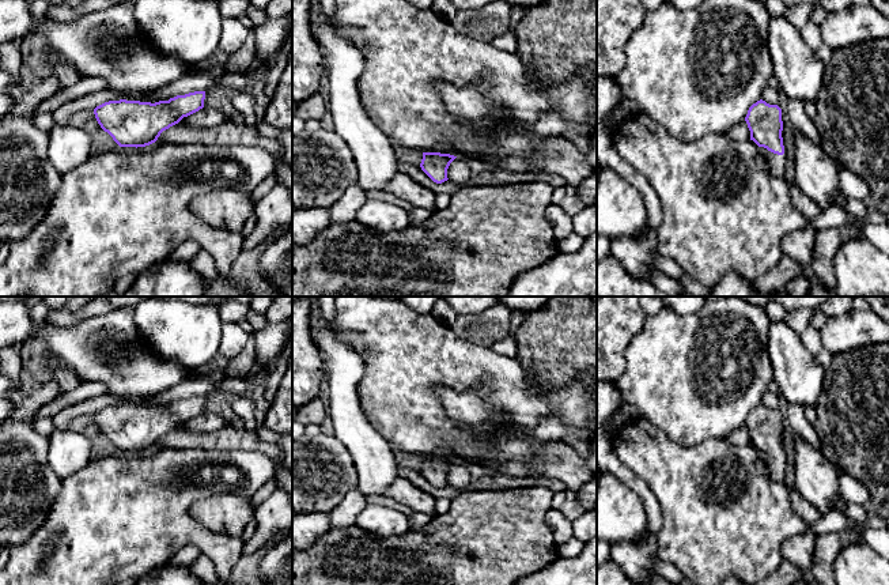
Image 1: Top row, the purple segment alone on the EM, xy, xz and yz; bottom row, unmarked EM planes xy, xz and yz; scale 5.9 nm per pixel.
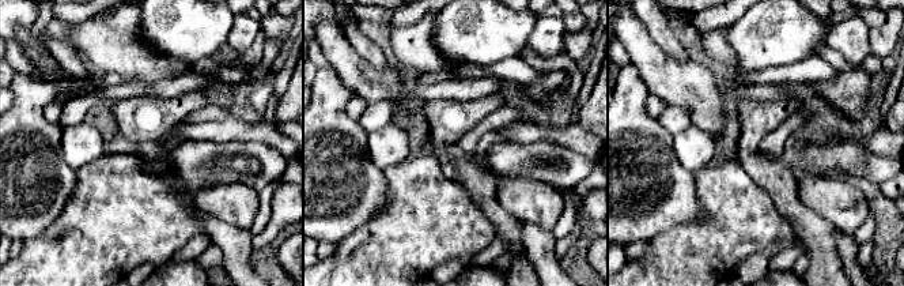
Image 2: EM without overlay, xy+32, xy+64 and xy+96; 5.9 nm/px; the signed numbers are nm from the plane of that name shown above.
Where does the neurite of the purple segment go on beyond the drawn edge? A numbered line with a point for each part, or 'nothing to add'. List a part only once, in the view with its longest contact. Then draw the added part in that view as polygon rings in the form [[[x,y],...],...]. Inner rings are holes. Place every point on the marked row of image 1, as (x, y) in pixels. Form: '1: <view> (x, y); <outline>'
1: yz (776, 163); [[[771,151],[764,152],[765,159],[769,163],[771,174],[776,178],[784,178],[784,159],[782,155],[773,154]]]

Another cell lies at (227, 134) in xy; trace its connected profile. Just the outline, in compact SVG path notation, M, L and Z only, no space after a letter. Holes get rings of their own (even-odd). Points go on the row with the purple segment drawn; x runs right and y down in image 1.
M230 121L213 128L175 124L163 131L155 143L260 147L273 158L283 152L276 139L262 136L257 128Z

